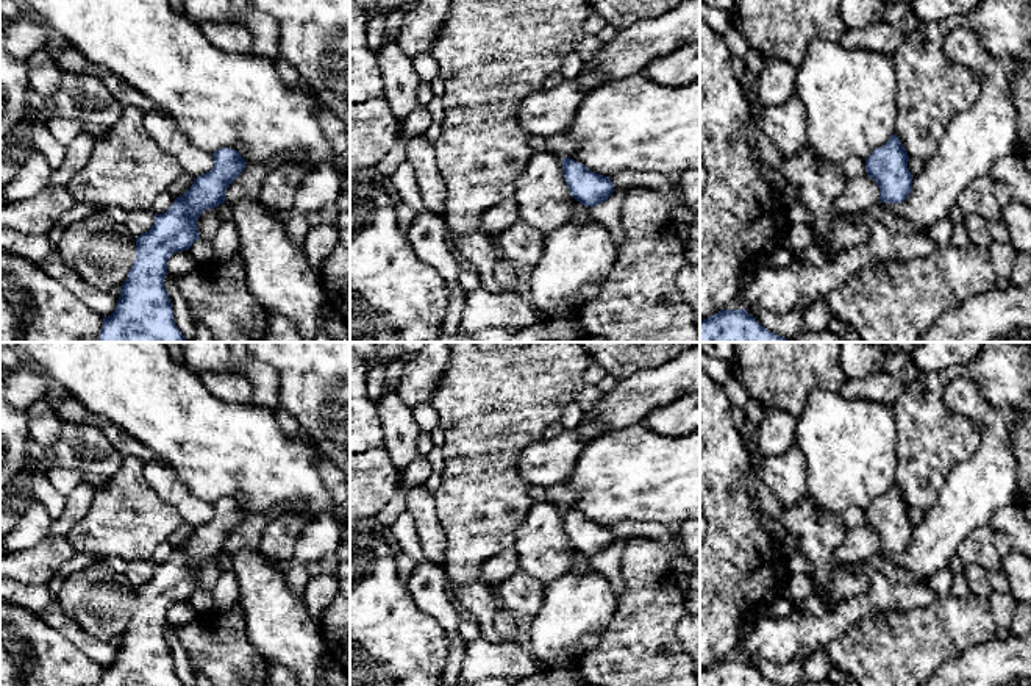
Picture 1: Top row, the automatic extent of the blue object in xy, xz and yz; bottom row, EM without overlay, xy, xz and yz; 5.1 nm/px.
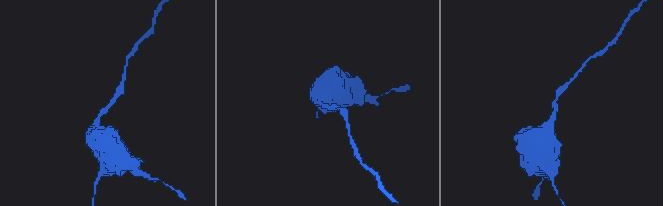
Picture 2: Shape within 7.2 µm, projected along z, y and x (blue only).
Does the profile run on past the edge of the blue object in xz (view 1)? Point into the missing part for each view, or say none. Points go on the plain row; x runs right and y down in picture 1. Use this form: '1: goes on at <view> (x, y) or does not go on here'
1: does not go on here

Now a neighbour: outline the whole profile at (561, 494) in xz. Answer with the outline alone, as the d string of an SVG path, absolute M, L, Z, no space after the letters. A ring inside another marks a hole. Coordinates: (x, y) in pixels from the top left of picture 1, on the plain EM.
M565 483L545 488L545 500L559 508L567 508L580 500L580 494Z

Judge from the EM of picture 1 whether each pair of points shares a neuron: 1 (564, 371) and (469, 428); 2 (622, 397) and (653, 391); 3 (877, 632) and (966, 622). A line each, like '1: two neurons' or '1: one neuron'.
1: one neuron
2: one neuron
3: one neuron

